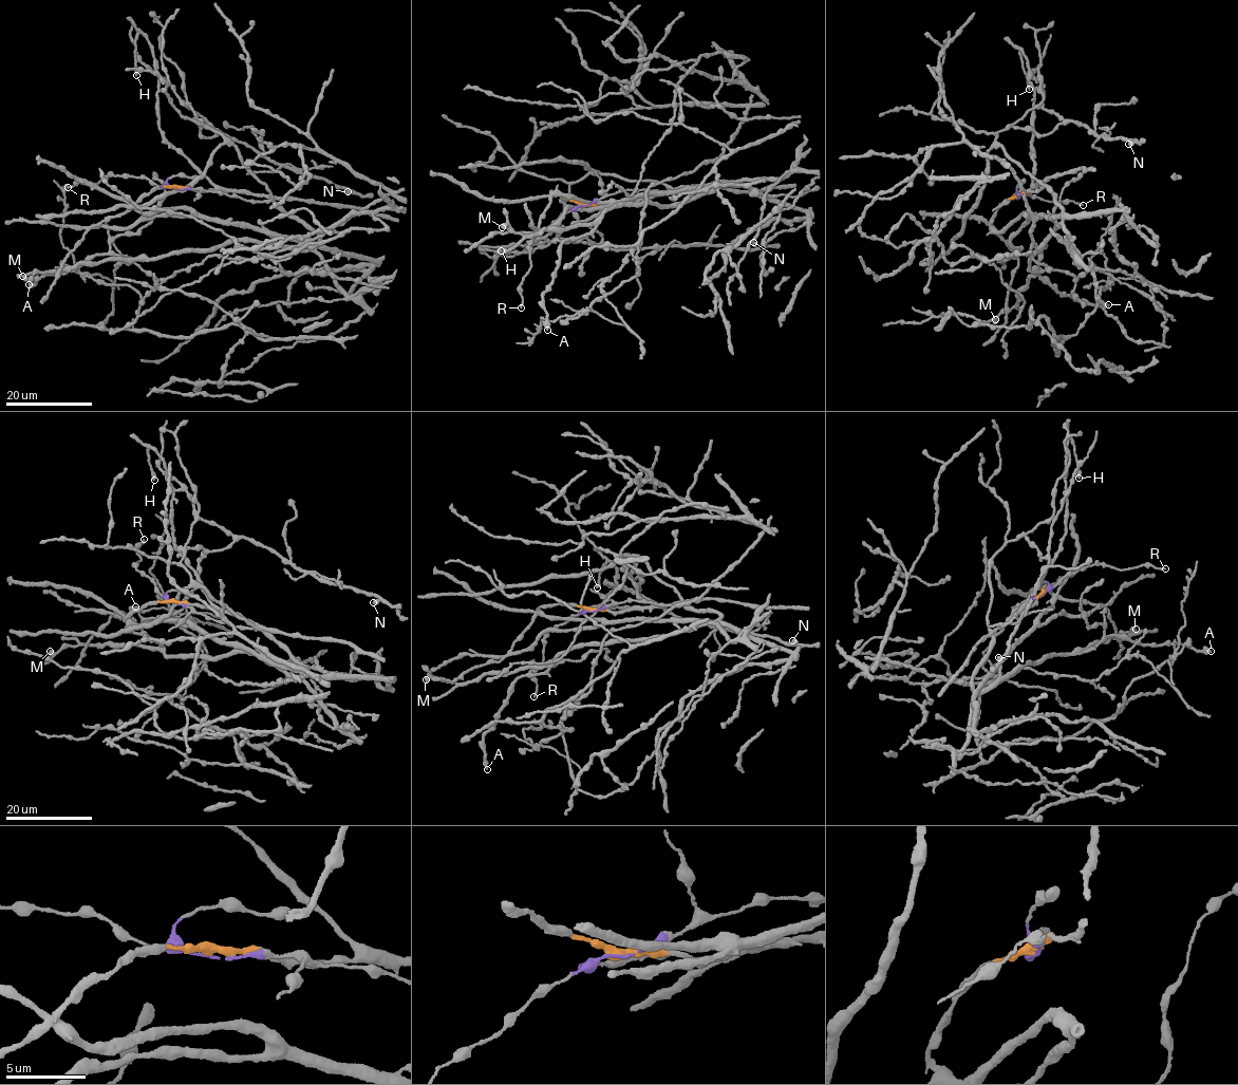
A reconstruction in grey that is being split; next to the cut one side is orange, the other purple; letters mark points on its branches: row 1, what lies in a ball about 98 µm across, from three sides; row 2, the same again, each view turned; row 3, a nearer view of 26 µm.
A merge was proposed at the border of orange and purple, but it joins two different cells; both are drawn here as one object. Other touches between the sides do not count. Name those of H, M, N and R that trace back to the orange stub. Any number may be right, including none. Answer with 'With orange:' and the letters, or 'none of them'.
With orange: H, N

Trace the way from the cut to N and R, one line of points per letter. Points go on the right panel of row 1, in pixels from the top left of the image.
N: (1017, 198), (1033, 188), (1033, 101), (1039, 88), (1043, 108), (1087, 125), (1095, 134), (1136, 138), (1128, 144)
R: (1017, 198), (1020, 192), (1051, 202), (1083, 205)

